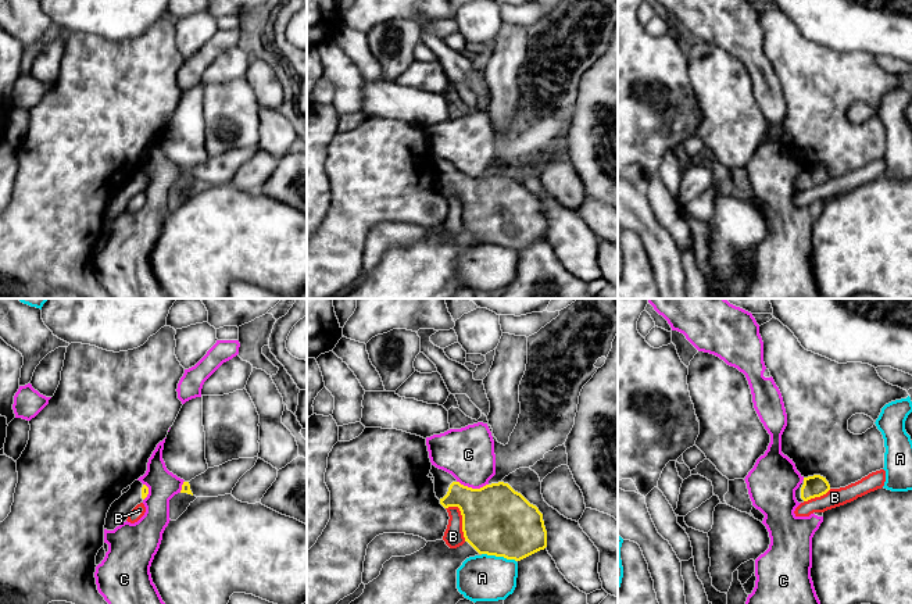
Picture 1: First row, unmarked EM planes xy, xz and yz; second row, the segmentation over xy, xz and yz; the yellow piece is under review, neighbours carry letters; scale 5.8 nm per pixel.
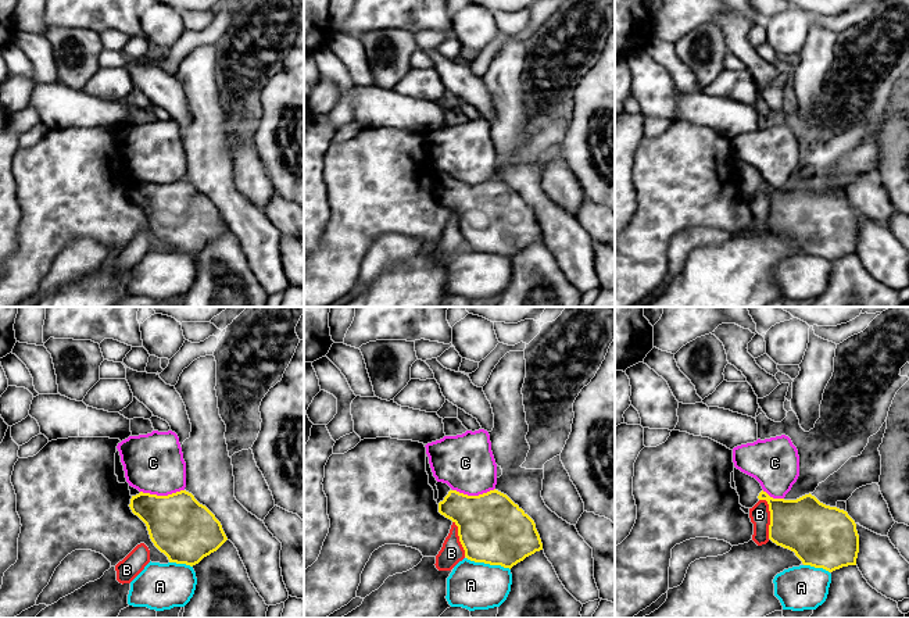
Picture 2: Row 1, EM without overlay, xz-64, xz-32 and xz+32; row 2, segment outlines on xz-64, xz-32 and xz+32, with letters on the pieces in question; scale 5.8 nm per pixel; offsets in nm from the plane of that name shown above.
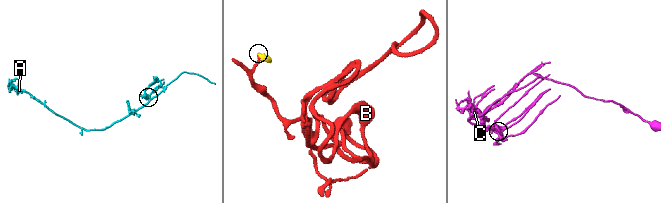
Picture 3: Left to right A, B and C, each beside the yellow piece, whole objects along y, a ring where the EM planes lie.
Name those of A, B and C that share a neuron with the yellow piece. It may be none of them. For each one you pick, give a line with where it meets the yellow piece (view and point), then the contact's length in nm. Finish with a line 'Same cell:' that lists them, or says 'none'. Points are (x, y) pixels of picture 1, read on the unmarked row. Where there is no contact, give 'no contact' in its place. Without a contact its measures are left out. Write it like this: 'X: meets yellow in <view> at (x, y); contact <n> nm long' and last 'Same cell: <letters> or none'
Same cell: none

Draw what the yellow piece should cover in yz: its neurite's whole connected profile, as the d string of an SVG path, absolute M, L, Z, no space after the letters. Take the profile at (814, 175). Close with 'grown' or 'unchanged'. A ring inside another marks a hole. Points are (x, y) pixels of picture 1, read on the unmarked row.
M813 164L804 167L800 176L795 179L795 187L798 192L808 190L815 186L820 186L830 179L830 174L826 167Z; grown

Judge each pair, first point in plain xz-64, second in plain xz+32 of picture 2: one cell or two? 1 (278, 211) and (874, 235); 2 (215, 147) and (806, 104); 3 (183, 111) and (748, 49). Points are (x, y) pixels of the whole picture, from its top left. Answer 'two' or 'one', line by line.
1: two
2: one
3: one

